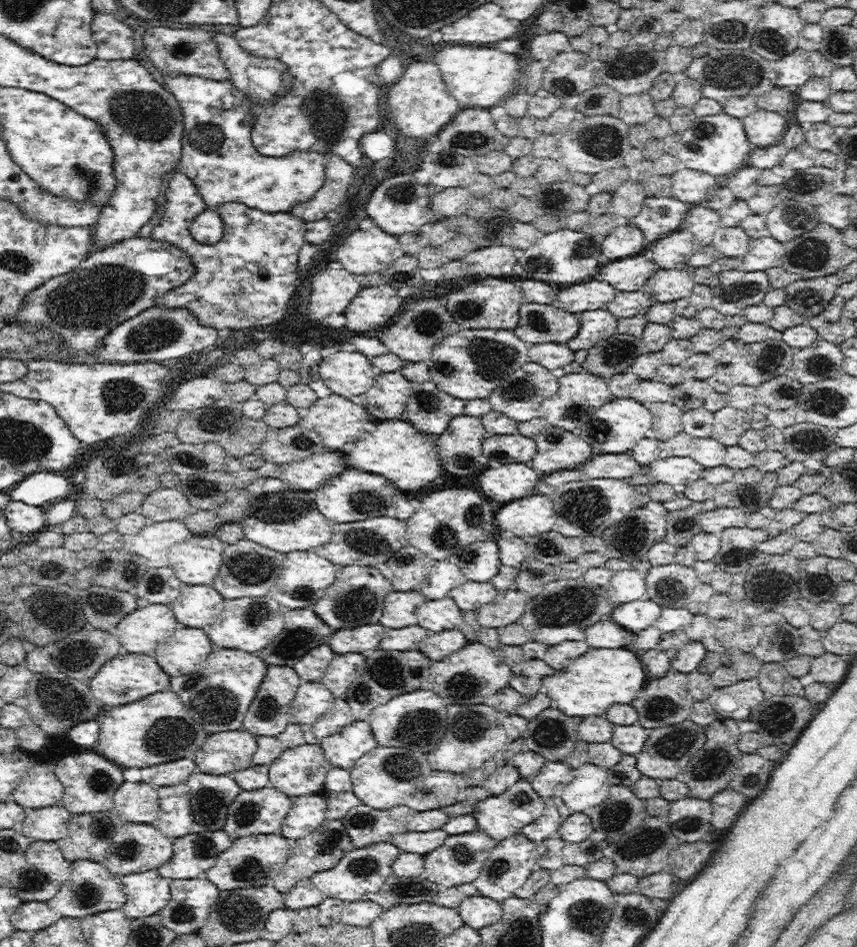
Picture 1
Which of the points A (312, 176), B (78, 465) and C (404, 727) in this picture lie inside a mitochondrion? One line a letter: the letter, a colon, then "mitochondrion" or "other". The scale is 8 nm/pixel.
A: other
B: other
C: mitochondrion

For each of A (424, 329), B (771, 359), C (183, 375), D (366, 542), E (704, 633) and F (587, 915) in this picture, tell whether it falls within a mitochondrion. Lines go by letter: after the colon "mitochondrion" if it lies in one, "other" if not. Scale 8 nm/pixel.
A: mitochondrion
B: mitochondrion
C: other
D: mitochondrion
E: other
F: mitochondrion

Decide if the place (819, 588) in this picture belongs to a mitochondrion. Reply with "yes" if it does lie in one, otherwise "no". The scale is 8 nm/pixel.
no

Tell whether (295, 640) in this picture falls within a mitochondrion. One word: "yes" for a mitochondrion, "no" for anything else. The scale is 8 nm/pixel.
yes

